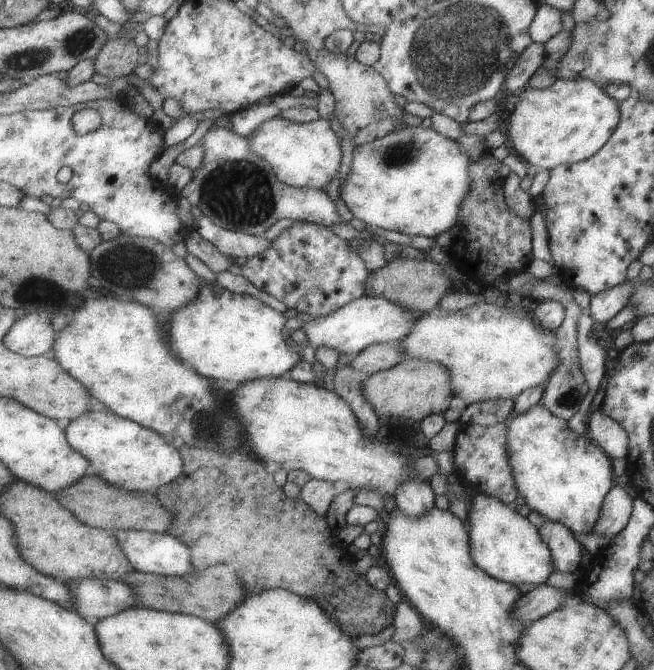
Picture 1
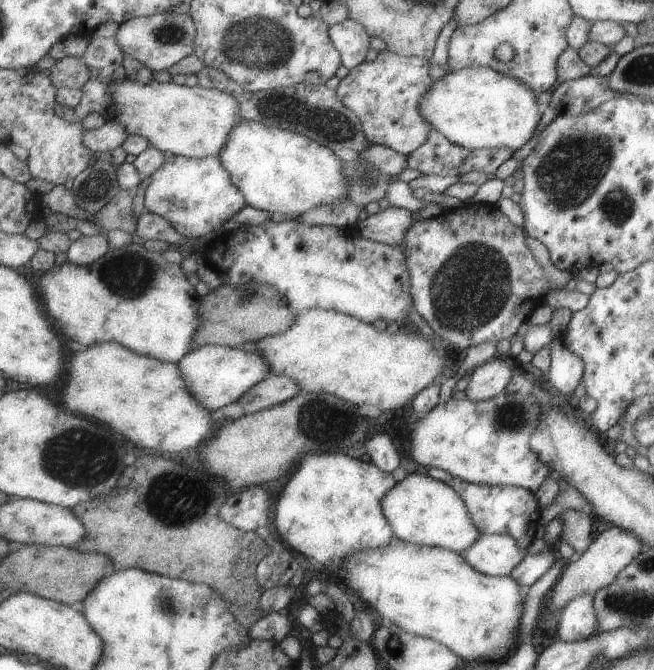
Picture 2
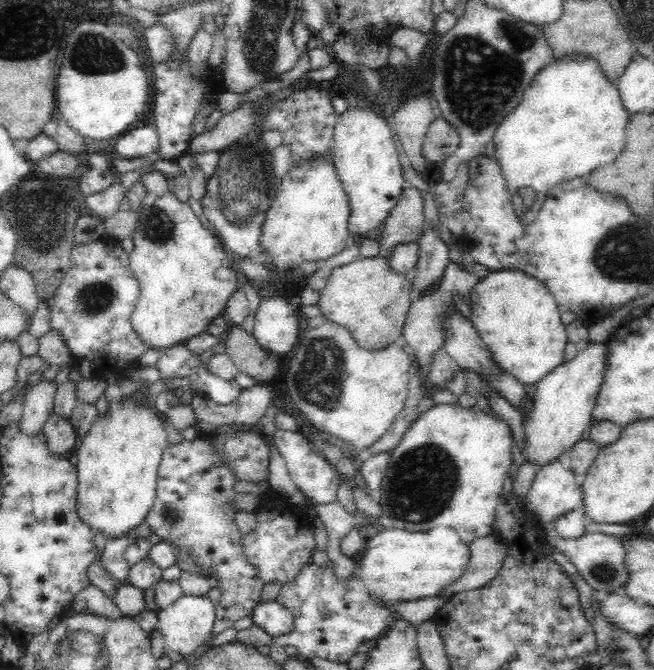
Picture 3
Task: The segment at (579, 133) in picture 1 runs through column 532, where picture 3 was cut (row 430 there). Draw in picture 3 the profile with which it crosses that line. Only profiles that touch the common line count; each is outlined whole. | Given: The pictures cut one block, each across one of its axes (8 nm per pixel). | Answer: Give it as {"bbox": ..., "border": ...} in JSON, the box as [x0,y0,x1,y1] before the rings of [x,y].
{"bbox":[75,391,170,536],"border":[[[140,391],[132,392],[119,401],[108,402],[107,410],[98,414],[98,418],[81,440],[81,446],[75,452],[79,459],[76,464],[78,515],[94,532],[98,529],[106,536],[125,536],[129,529],[137,527],[148,515],[157,494],[157,471],[163,452],[170,444],[162,415],[154,403],[145,400]]]}

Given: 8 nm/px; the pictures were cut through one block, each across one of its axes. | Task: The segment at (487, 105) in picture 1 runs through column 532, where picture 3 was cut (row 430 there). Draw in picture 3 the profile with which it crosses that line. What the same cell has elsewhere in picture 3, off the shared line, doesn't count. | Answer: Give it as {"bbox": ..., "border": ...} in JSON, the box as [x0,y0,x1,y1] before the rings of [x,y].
{"bbox":[42,415,76,455],"border":[[[50,415],[42,428],[48,451],[54,455],[68,453],[76,442],[76,431],[68,419],[58,415]]]}

